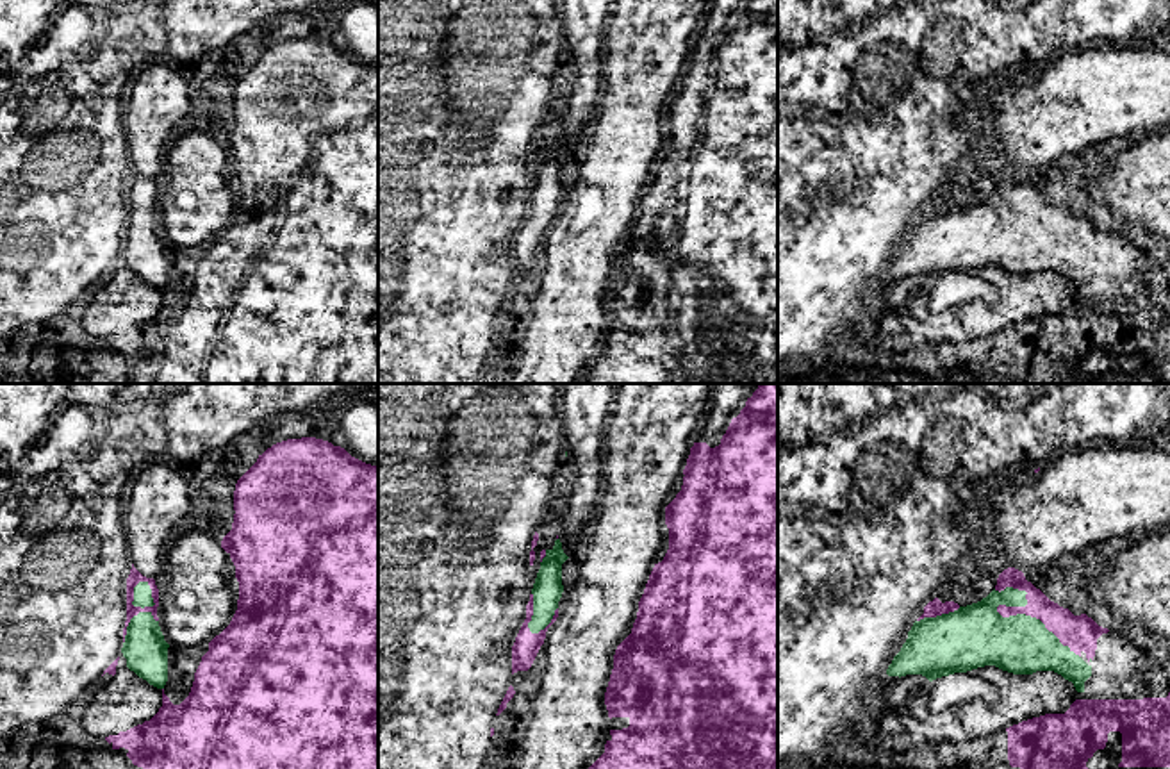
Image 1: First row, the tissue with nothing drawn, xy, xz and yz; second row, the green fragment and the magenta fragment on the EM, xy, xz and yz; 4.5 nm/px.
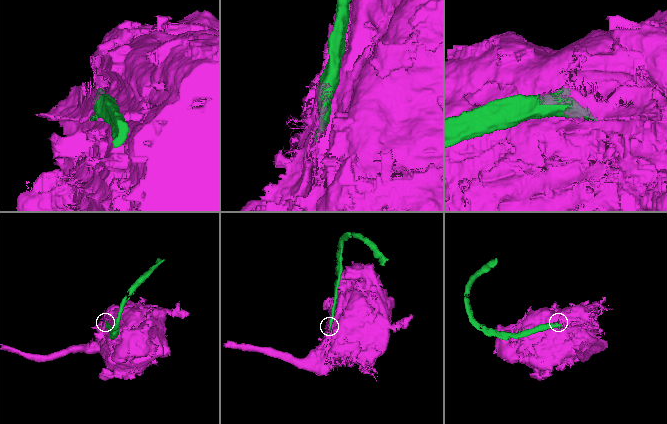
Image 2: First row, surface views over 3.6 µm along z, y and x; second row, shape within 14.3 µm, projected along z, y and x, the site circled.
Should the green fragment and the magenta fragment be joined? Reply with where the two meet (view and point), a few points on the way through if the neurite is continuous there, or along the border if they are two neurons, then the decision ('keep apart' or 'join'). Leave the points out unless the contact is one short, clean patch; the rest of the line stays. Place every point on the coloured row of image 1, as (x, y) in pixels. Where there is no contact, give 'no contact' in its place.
contact yz (999, 614); keep apart

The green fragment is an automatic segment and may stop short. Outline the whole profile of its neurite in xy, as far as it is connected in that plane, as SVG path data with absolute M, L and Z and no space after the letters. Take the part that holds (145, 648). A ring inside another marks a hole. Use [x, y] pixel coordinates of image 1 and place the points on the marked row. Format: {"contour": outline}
{"contour": "M152 612L130 619L121 648L127 667L157 689L164 689L168 682L168 648Z"}

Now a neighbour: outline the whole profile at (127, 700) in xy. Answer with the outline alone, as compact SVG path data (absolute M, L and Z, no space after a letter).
M119 669L89 701L80 724L89 737L109 737L150 721L162 692L130 669Z

